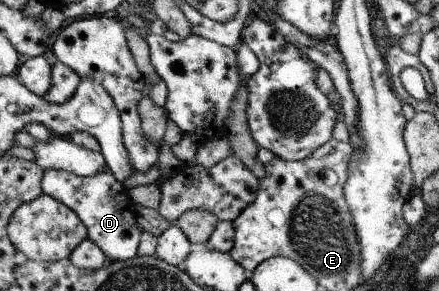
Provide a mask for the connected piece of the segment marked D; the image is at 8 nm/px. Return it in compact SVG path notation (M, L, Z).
M108 170L95 175L95 177L77 177L76 174L67 173L67 171L44 171L43 195L56 198L69 209L75 210L76 215L88 227L88 240L95 242L104 251L110 262L132 260L138 256L141 231L136 223L136 204L132 201L131 195L128 194L127 188L121 185Z

